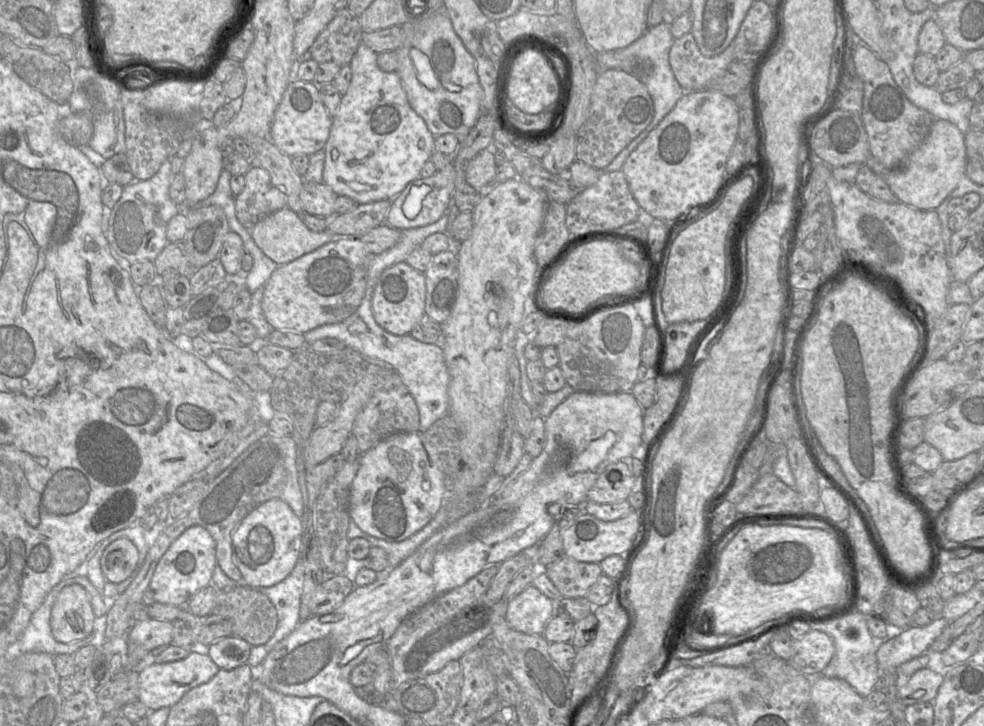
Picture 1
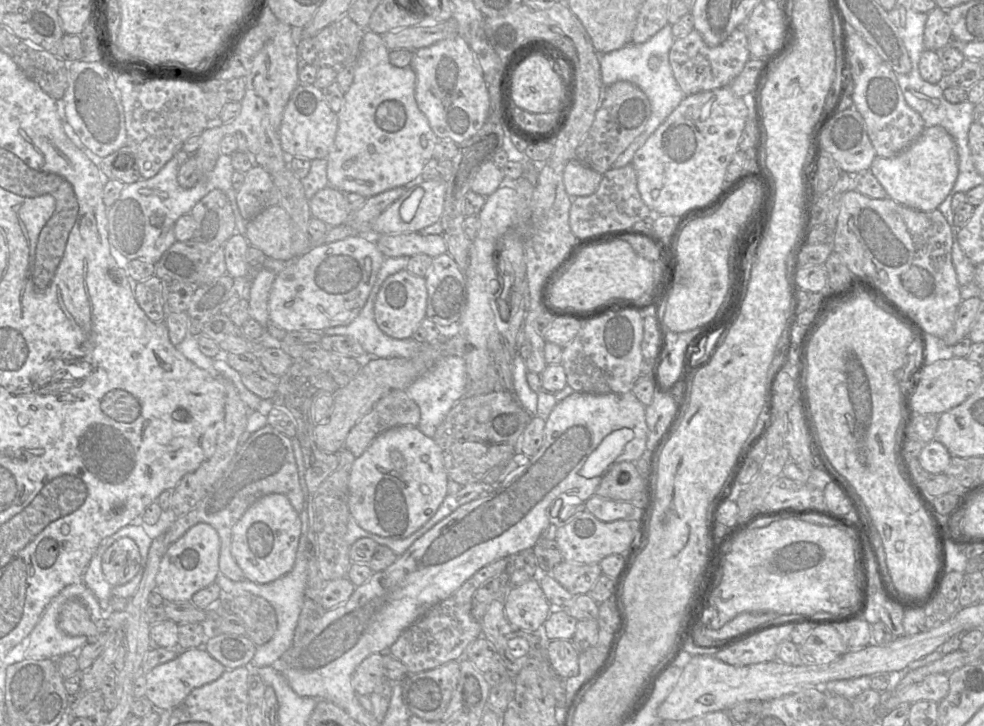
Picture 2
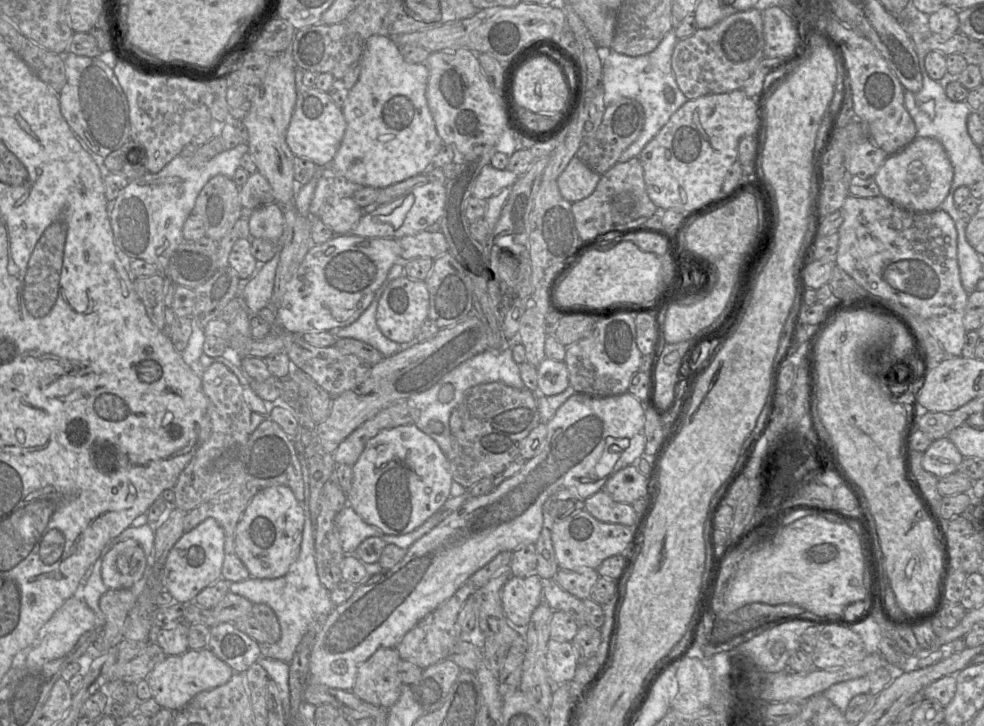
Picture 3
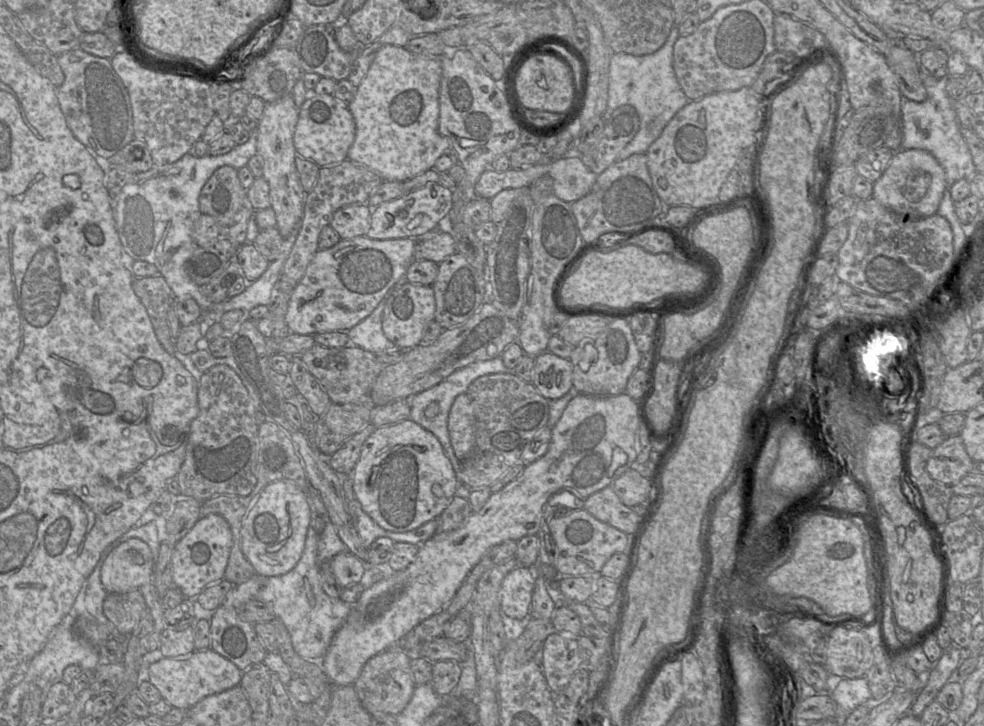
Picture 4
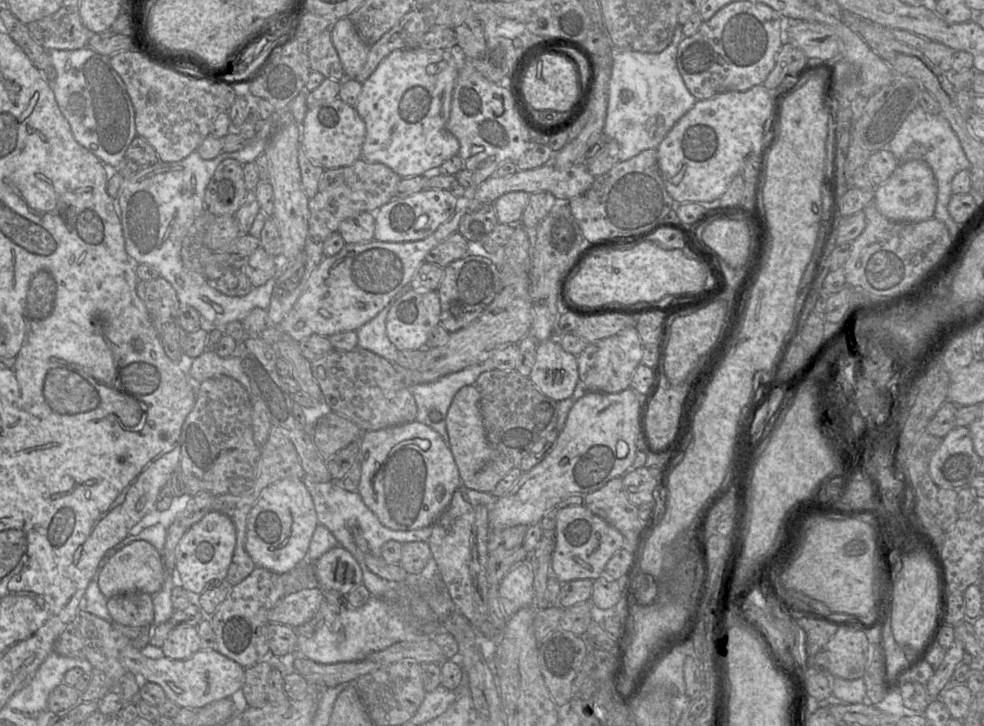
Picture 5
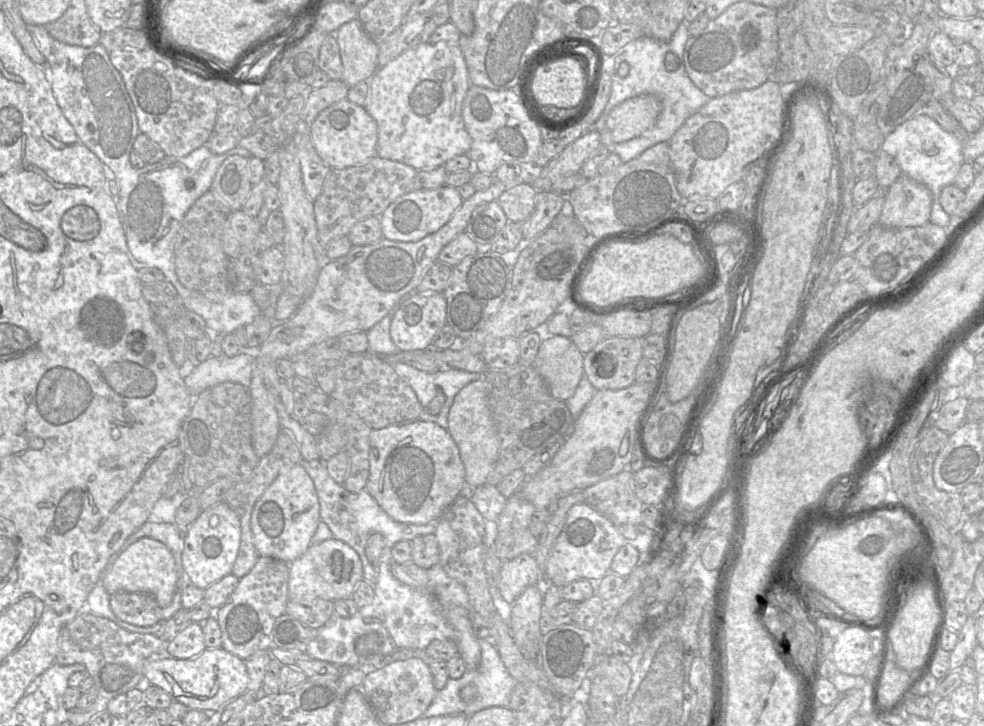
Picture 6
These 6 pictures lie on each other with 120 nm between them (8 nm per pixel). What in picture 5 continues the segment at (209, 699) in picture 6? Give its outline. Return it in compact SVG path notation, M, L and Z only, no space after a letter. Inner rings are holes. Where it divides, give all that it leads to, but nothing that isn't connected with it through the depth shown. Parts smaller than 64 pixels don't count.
M128 644L121 649L119 661L126 671L133 674L141 674L146 681L160 685L167 698L183 708L199 709L217 700L228 697L238 697L244 683L245 668L212 648L200 649L188 659L183 660L170 659L166 656L158 659L151 659L144 656L140 649L134 647L132 644Z

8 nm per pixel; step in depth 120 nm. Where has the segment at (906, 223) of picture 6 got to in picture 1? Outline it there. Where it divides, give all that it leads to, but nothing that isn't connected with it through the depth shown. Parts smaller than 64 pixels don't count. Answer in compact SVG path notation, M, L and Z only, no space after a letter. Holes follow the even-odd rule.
M935 120L922 143L896 168L886 168L871 154L865 165L880 176L898 201L919 210L936 211L966 175L965 135L947 120Z

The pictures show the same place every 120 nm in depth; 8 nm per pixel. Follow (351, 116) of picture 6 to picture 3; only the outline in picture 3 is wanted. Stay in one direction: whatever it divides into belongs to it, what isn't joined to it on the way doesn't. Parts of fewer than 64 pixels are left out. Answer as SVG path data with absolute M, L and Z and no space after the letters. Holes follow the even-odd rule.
M315 87L297 92L295 108L287 129L286 141L295 156L307 158L318 167L331 166L346 130L342 112L327 92Z

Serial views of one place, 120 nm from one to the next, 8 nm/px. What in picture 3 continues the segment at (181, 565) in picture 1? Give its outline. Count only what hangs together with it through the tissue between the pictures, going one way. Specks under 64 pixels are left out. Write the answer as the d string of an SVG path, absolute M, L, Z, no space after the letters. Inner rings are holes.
M207 518L185 532L174 544L161 569L161 581L174 602L194 603L196 595L205 587L222 578L224 561L224 530L214 518Z

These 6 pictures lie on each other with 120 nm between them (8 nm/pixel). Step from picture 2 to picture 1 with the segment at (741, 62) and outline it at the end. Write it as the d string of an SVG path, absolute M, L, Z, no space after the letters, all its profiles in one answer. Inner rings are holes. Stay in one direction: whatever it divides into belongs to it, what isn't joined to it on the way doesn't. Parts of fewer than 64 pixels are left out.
M691 32L674 39L669 53L669 62L675 78L684 91L697 91L706 88L707 83L722 74L735 61L733 42L719 55L706 57L700 52Z

